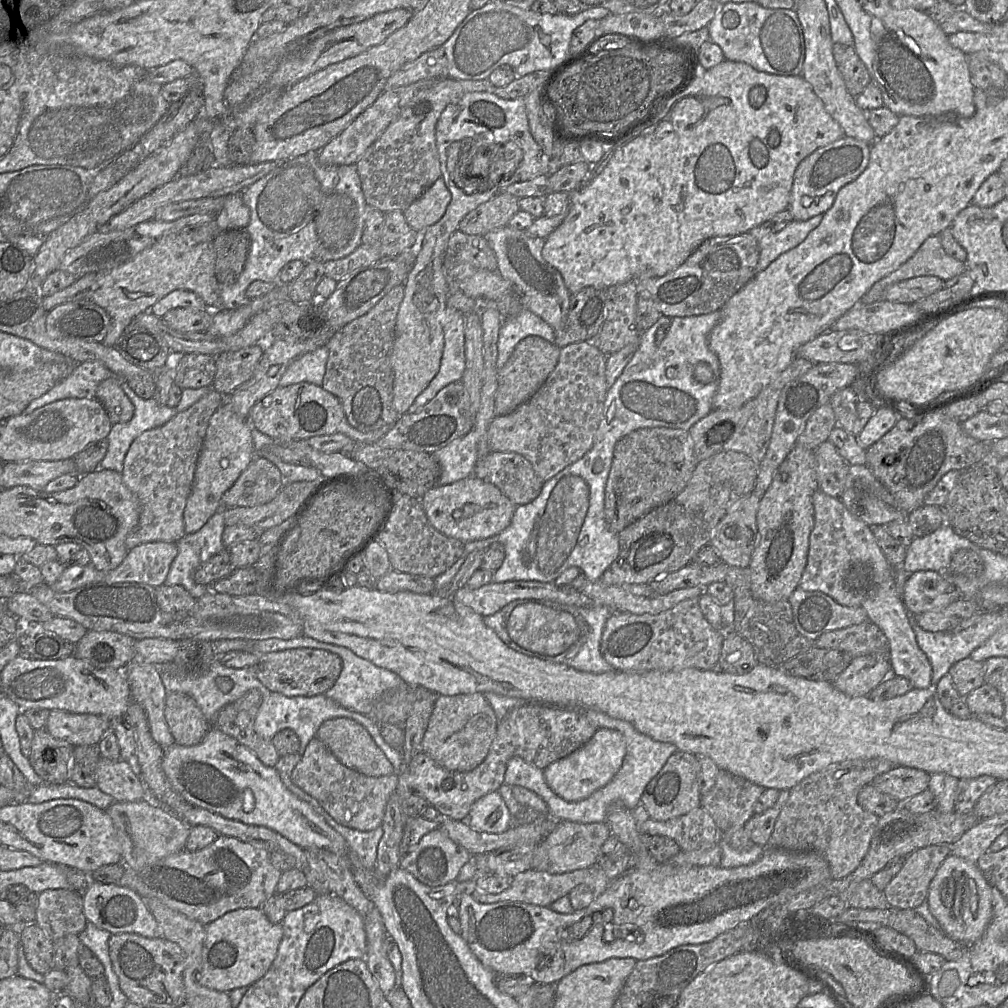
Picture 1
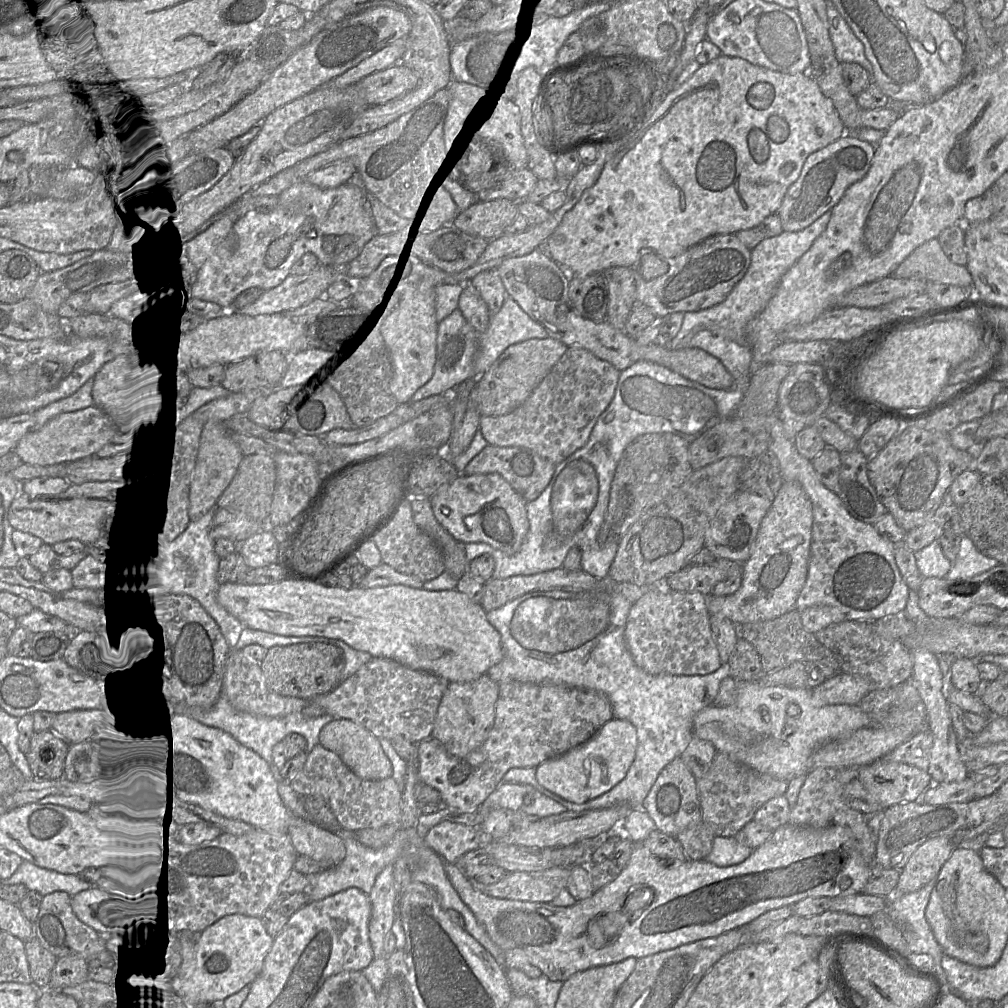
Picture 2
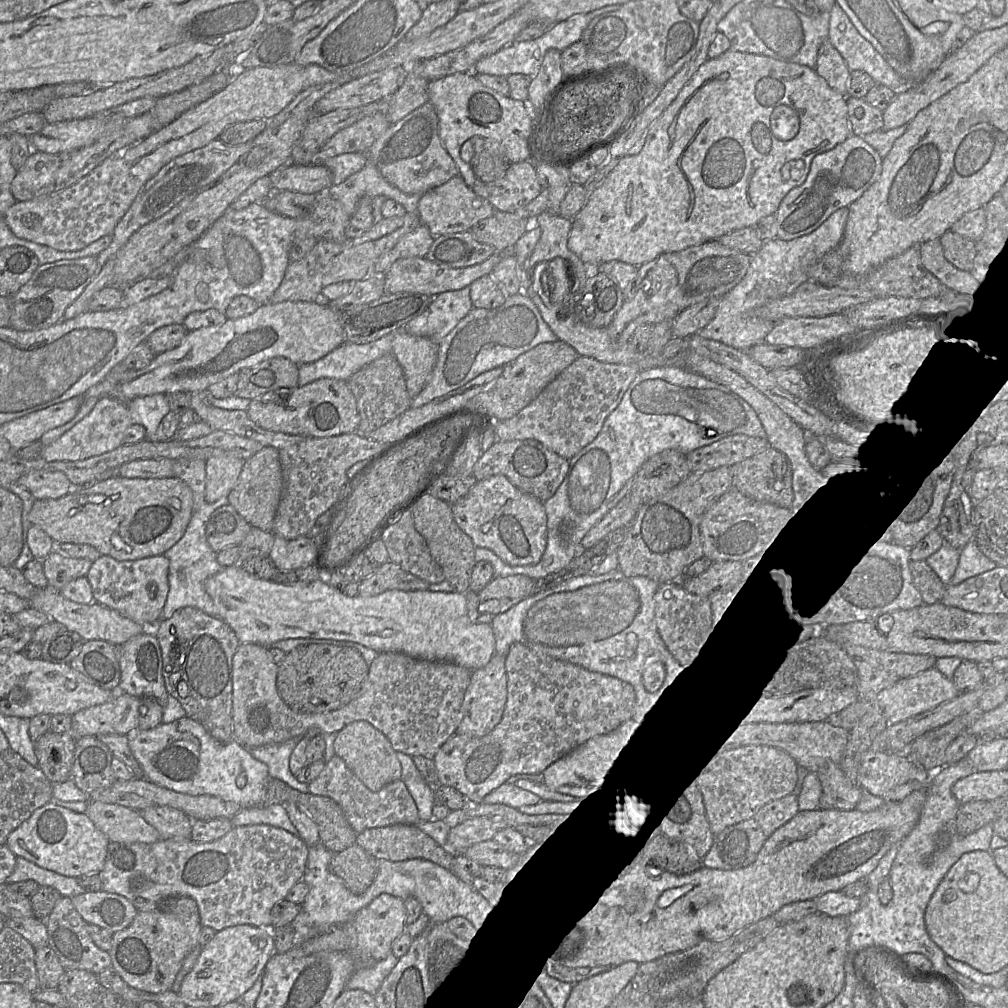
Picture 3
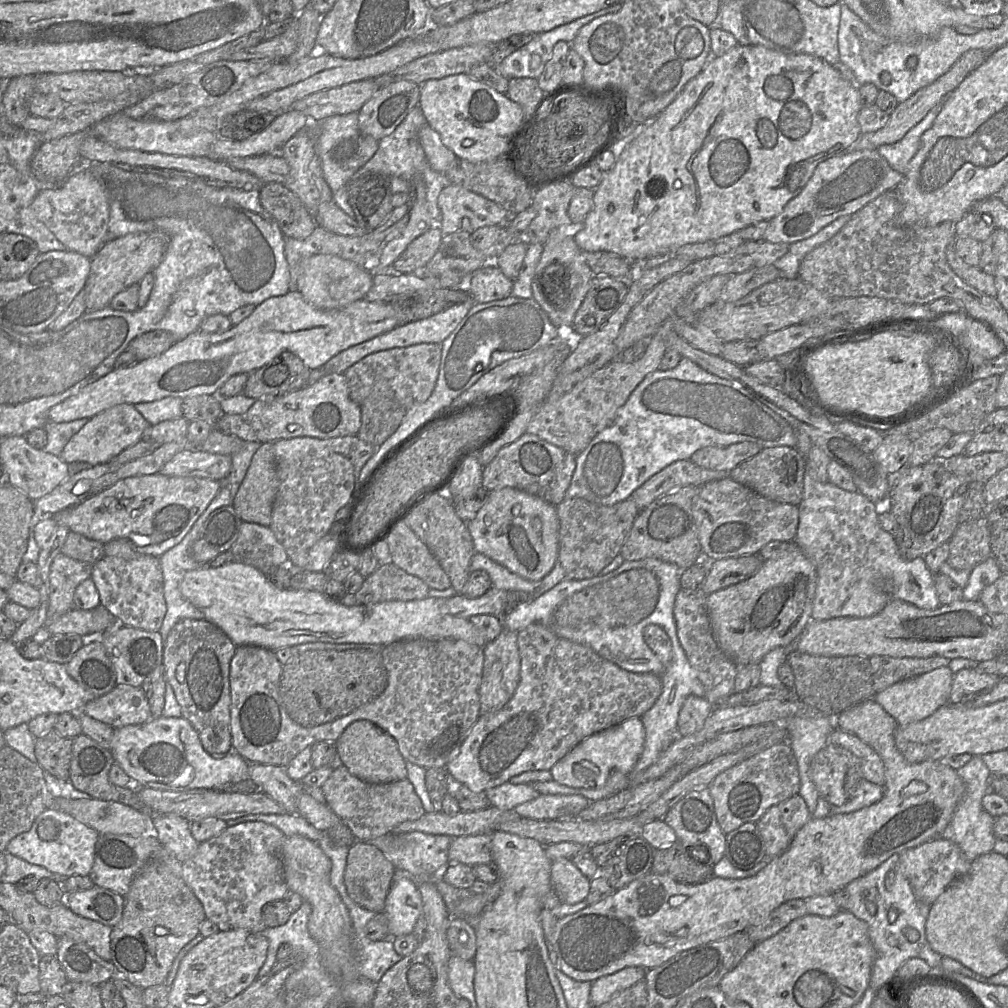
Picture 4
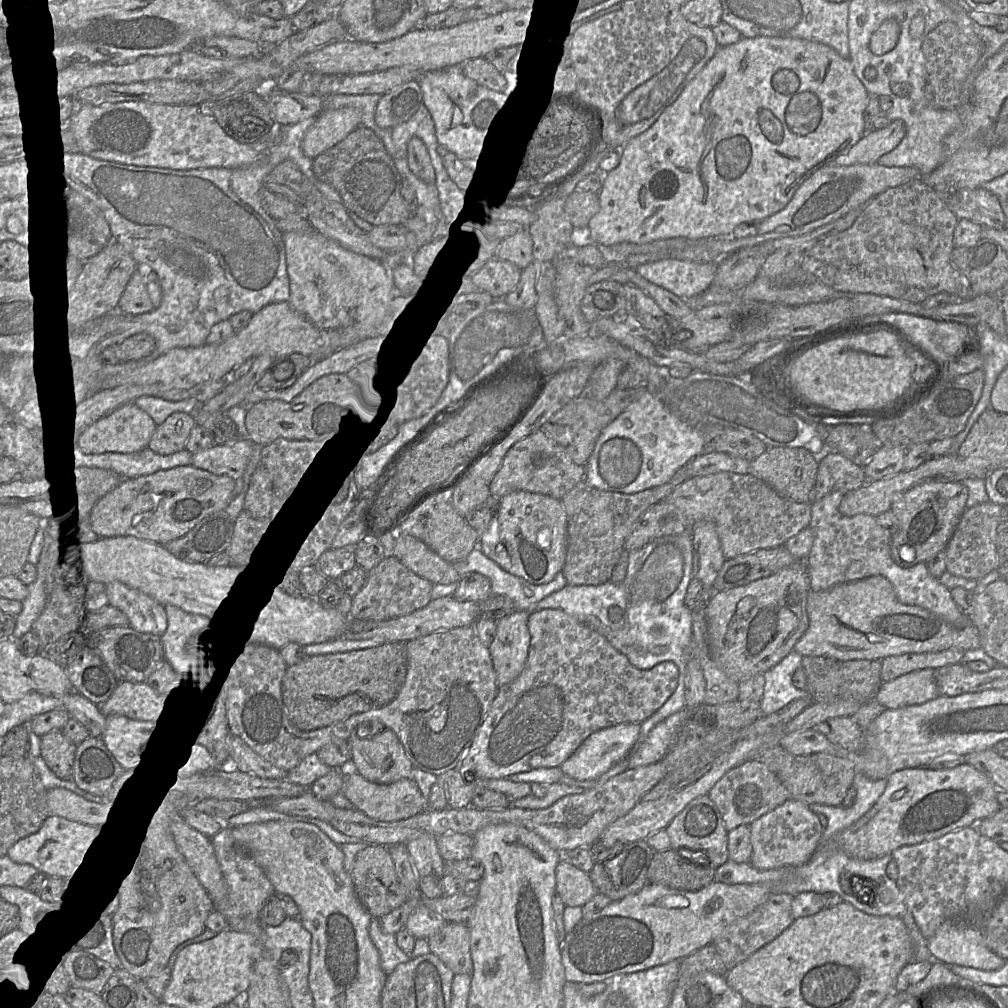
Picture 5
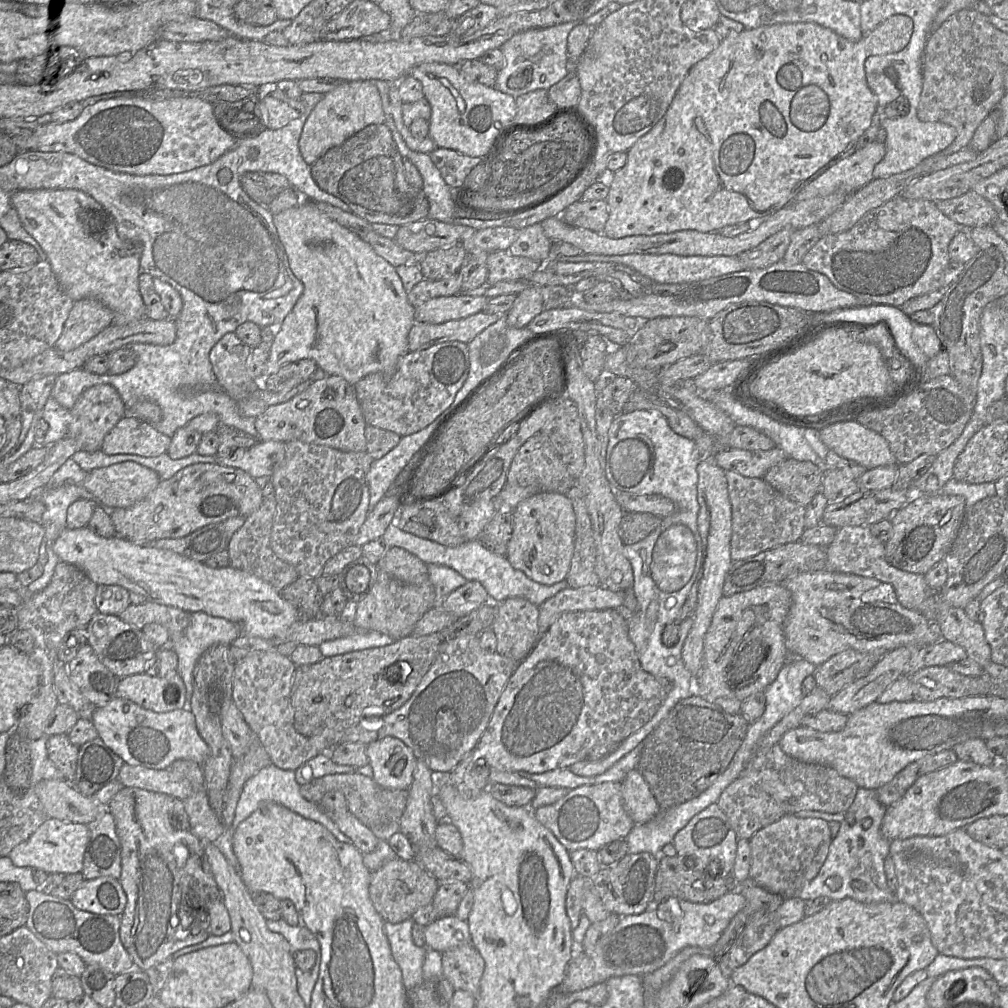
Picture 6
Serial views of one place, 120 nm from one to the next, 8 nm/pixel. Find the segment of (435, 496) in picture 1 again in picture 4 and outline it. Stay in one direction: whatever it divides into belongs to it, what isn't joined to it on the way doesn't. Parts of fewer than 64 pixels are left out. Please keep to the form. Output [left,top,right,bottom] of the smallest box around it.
[466,487,559,581]

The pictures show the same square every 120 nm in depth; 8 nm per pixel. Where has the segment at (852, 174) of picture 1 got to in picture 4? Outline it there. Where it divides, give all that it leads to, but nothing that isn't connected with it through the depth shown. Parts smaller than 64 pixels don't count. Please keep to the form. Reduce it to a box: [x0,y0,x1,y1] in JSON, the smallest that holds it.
[763,150,903,244]

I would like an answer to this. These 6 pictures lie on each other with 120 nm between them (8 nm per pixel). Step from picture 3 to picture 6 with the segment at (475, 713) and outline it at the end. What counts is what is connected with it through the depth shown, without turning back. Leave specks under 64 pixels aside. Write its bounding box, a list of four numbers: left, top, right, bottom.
[490,597,539,662]

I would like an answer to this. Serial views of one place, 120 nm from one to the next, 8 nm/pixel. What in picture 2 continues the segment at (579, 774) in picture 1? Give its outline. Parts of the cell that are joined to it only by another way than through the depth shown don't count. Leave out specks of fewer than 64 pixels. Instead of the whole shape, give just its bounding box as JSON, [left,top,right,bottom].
[536,718,636,803]

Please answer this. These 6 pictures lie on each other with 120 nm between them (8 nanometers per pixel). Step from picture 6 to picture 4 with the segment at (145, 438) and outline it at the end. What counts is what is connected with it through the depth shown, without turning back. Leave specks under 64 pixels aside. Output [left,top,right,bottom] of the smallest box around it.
[60,404,150,465]

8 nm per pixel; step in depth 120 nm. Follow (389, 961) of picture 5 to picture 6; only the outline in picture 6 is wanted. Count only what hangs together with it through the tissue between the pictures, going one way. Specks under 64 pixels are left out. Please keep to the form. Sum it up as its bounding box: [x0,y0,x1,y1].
[384,921,428,991]

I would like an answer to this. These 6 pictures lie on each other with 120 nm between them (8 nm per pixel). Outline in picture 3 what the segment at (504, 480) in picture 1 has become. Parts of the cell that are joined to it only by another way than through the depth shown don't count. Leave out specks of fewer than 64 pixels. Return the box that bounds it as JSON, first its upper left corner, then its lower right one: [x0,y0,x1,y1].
[473,440,569,502]

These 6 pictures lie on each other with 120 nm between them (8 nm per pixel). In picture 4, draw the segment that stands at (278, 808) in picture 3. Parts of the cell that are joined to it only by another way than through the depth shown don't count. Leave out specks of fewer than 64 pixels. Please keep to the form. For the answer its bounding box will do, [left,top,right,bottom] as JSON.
[226,814,323,842]

